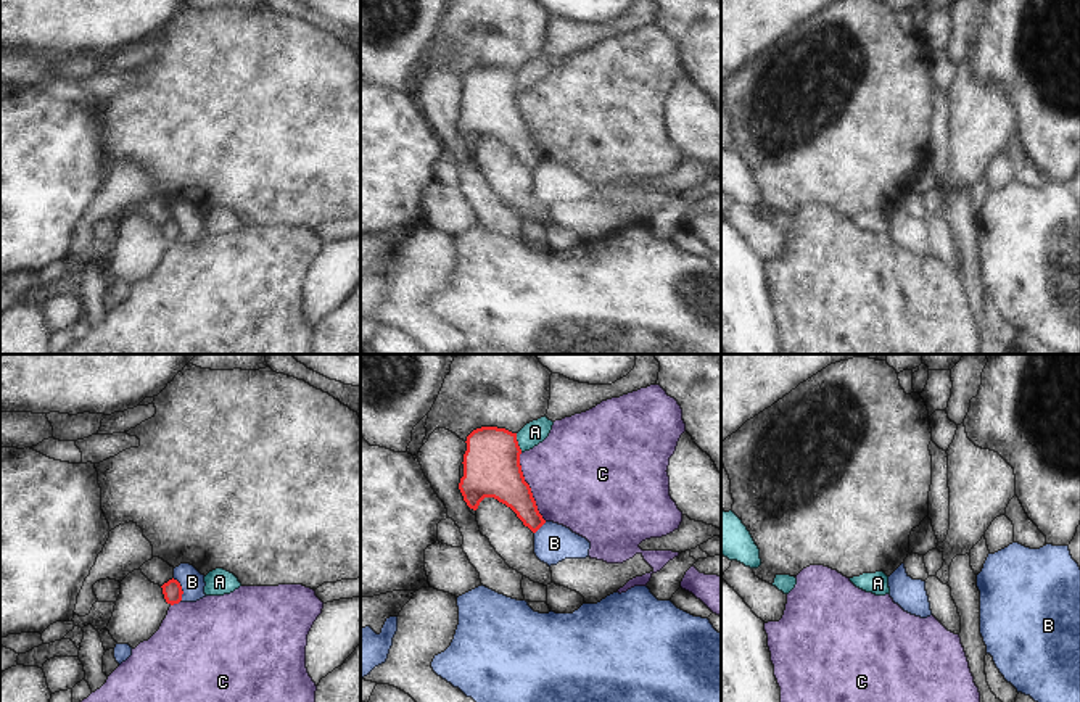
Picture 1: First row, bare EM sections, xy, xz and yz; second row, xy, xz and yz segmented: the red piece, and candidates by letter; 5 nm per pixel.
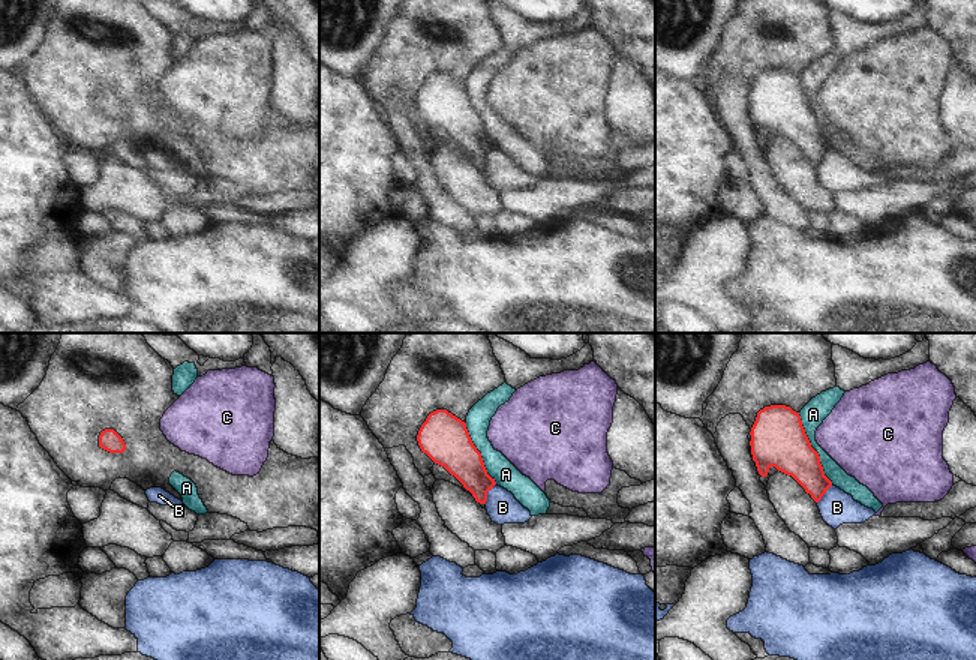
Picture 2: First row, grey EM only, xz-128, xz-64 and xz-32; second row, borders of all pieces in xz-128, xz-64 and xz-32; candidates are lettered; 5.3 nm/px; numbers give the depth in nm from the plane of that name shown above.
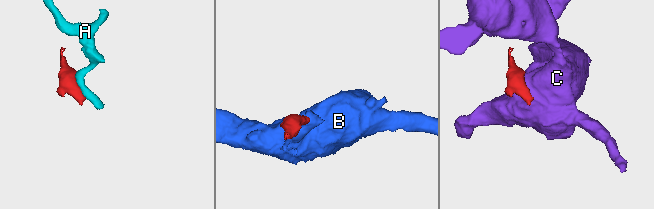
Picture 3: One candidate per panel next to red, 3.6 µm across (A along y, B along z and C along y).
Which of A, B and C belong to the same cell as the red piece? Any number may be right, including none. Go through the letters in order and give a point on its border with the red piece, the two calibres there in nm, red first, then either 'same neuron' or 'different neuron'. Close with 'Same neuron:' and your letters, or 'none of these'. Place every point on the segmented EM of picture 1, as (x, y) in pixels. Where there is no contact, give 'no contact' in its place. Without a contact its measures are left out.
A: contact xz (517, 443); calibres 280 and 120 nm; different neuron
B: contact xy (181, 590); calibres 100 and 120 nm; different neuron
C: contact xz (528, 487); calibres 280 and 480 nm; different neuron
Same neuron: none of these

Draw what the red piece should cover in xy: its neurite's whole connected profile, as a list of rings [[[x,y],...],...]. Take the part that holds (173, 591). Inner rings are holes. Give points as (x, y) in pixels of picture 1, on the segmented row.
[[[172,578],[167,583],[164,583],[161,588],[167,604],[174,605],[182,601],[183,591],[177,580]]]

